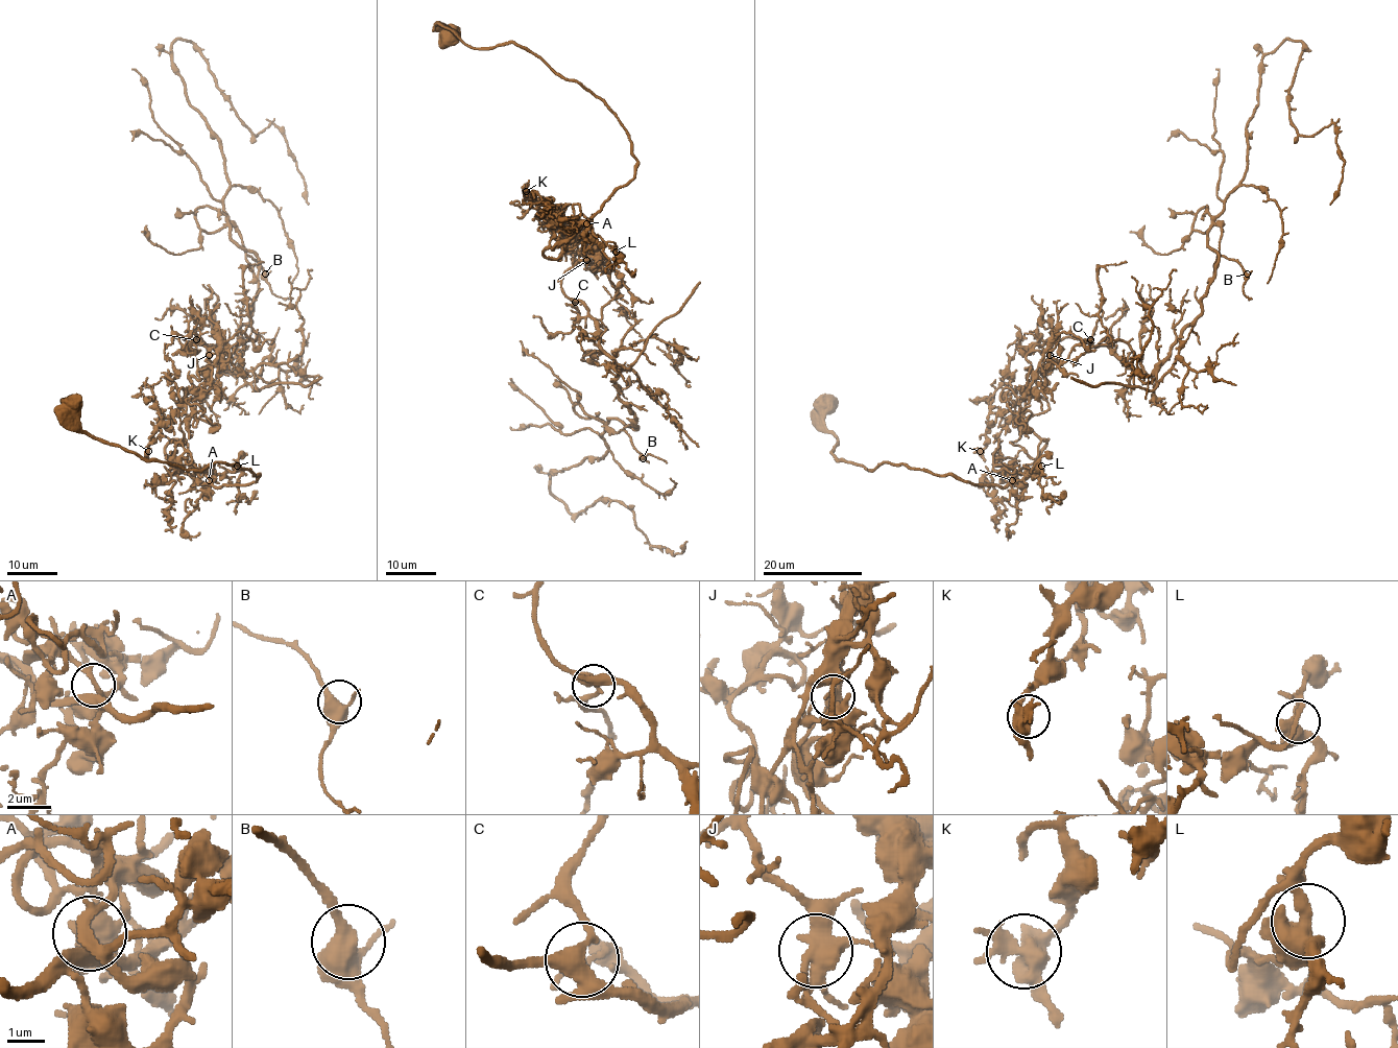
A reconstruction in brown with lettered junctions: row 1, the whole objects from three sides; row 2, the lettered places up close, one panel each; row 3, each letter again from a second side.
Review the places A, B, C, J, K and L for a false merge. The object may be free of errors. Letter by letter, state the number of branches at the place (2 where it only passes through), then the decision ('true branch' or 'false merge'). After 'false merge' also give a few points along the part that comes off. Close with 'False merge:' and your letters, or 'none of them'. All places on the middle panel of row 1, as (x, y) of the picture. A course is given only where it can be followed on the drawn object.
A: 5 | true branch
B: 4 | true branch
C: 4 | true branch
J: 5 | false merge | (586, 260), (560, 289), (635, 421), (550, 492), (572, 514), (622, 501), (674, 555), (687, 542)
K: 4 | true branch
L: 5 | true branch
False merge: J

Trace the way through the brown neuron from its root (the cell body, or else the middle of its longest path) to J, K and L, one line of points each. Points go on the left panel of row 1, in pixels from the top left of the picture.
J: (67, 403), (96, 438), (237, 463), (247, 484), (188, 461), (209, 354)
K: (67, 403), (88, 435), (148, 460), (259, 476), (198, 483), (171, 458), (184, 444), (162, 412), (148, 451)
L: (67, 403), (88, 435), (148, 460), (187, 470), (237, 463), (259, 475), (215, 487), (215, 476), (237, 466)

